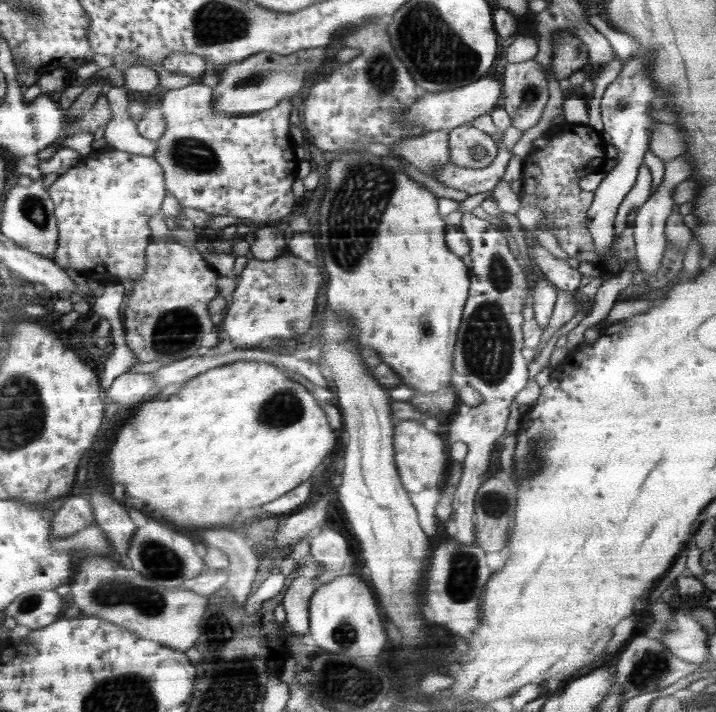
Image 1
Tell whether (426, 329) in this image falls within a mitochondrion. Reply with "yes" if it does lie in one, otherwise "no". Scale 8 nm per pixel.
yes

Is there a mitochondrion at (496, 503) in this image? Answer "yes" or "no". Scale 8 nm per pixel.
yes

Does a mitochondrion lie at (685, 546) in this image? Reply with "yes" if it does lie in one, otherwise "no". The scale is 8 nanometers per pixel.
no

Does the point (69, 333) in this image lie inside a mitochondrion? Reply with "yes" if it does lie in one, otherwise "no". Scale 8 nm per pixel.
no

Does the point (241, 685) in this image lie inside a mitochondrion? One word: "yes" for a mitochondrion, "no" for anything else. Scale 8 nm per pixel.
yes

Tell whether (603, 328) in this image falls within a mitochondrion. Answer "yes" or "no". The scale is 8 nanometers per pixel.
no

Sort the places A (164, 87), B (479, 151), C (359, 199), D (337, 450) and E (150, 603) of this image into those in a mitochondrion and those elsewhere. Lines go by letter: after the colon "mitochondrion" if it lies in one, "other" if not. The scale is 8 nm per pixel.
A: other
B: mitochondrion
C: mitochondrion
D: other
E: mitochondrion

